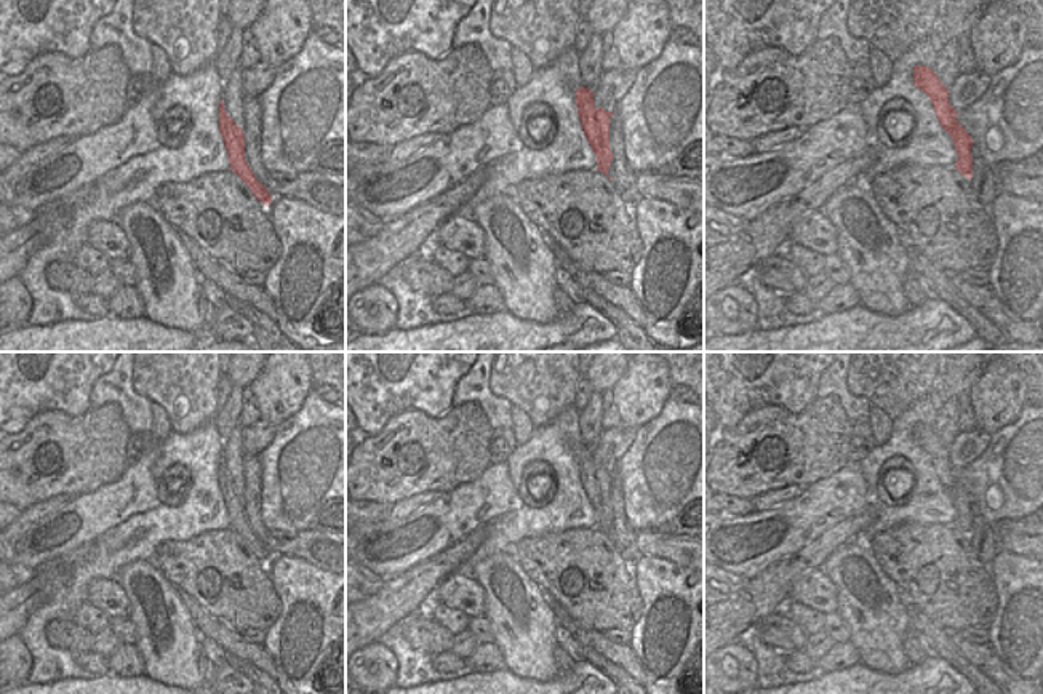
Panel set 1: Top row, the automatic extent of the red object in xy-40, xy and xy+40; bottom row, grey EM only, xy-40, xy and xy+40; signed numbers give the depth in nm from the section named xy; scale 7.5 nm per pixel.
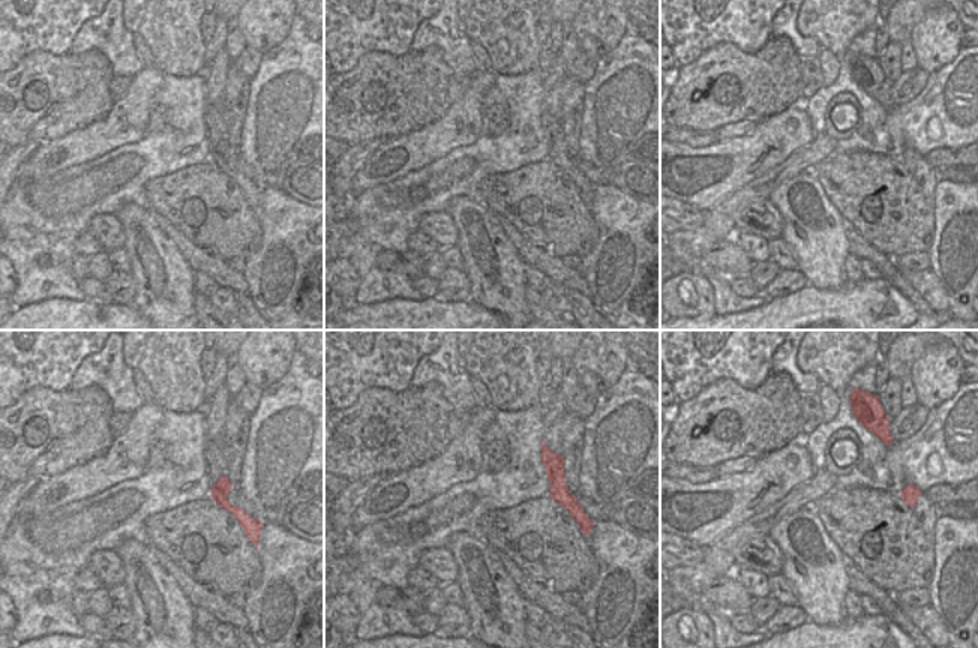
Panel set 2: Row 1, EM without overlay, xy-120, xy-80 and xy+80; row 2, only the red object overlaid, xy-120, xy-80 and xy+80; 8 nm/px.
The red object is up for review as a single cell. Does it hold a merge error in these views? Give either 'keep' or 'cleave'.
cleave

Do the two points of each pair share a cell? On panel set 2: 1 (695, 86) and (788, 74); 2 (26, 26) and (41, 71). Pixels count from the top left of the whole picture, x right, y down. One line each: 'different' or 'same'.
1: same
2: different

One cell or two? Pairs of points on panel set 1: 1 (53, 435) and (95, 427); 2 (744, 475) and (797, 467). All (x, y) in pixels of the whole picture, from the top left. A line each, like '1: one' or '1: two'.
1: one
2: one

